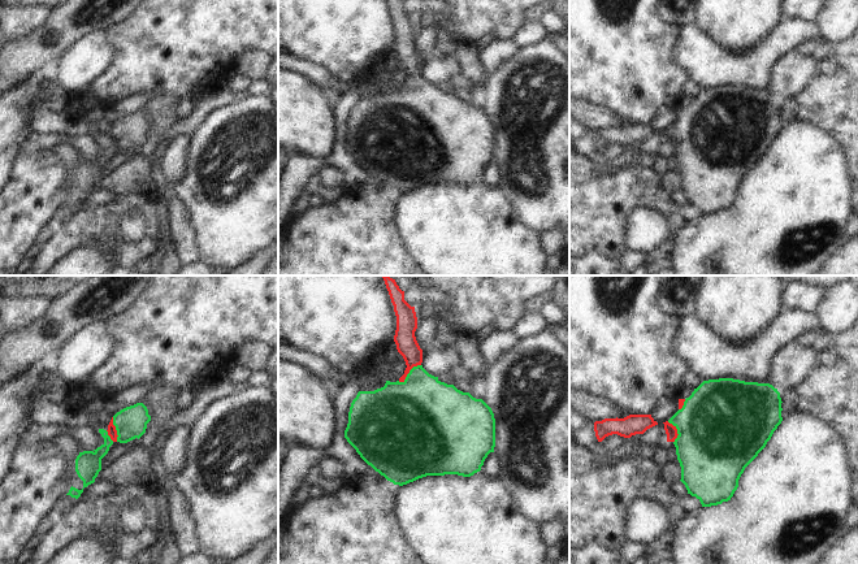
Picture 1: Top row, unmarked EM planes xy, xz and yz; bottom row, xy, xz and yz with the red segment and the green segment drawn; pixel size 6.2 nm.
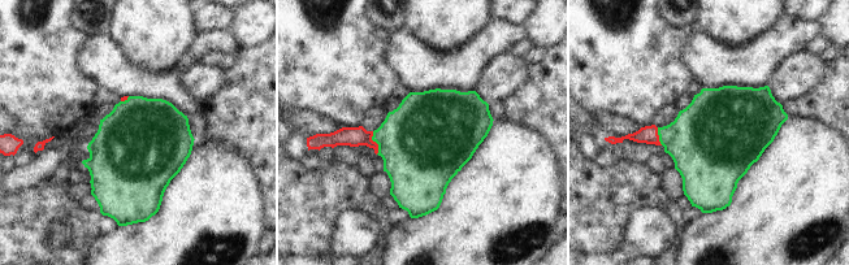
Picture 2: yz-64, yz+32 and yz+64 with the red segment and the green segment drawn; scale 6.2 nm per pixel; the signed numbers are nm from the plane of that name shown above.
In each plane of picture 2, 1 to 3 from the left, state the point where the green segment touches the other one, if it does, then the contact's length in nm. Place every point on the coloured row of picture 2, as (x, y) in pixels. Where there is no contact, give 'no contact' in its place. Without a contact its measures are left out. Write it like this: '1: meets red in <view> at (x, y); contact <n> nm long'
1: meets red in yz-64 at (125, 99); contact 70 nm long
2: meets red in yz+32 at (376, 143); contact 150 nm long
3: meets red in yz+64 at (658, 137); contact 120 nm long

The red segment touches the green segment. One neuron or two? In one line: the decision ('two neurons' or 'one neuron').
one neuron

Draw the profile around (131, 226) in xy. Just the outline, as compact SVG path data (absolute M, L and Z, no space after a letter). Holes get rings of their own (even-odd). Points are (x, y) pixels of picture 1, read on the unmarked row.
M127 209L118 229L122 240L139 243L146 237L146 220L136 209Z

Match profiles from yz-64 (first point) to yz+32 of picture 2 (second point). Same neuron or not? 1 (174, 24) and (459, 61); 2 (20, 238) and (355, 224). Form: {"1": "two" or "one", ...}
{"1": "two", "2": "two"}

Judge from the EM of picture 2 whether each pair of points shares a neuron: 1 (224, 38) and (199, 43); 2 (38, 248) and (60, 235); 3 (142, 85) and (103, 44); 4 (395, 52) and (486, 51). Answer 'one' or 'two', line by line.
1: one
2: two
3: one
4: one

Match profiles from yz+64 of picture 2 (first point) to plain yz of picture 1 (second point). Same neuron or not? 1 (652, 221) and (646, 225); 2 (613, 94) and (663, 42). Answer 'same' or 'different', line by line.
1: same
2: same

